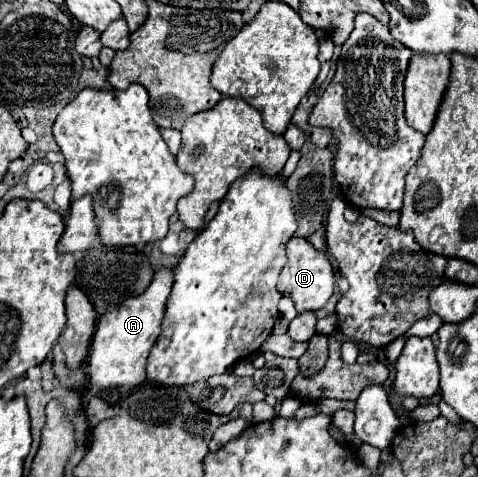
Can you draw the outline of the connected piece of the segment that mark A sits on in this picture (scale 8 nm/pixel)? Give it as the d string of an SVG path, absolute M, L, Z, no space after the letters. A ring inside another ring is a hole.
M175 267L169 269L159 269L155 271L155 277L147 291L137 297L129 297L123 303L119 303L113 311L107 311L99 321L97 321L97 331L91 343L91 355L89 355L89 381L91 385L97 387L121 387L121 385L141 385L145 381L145 363L149 357L149 351L153 343L157 341L161 333L161 323L165 315L165 301L169 299L169 291L173 289L173 271Z

